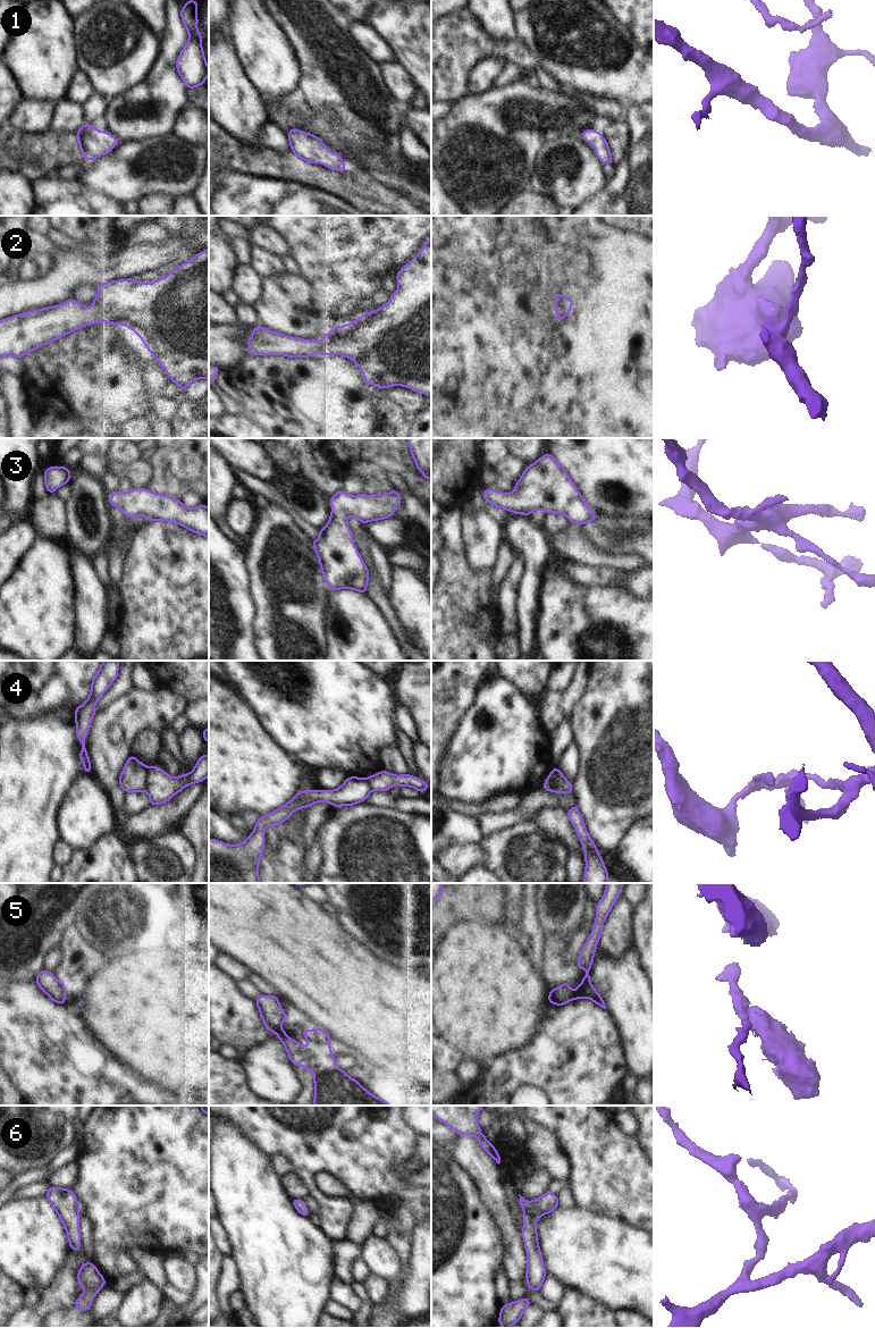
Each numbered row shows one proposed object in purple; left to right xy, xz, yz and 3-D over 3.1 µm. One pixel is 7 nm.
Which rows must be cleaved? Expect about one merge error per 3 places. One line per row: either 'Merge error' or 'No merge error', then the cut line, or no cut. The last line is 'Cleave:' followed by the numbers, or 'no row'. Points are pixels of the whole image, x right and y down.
1: No merge error. No split
2: No merge error. No split
3: No merge error. No split
4: Merge error. Split along yz (554, 767), (556, 782), (560, 786), (568, 786)
5: Merge error. Split along yz (572, 991), (570, 999)
6: No merge error. No split
Cleave: 4, 5

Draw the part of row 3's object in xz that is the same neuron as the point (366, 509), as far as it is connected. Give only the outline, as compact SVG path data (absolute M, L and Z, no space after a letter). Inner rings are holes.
M340 489L330 497L330 519L319 530L319 538L311 540L329 590L352 589L364 595L367 592L369 569L353 543L347 516L364 524L393 518L397 505L402 505L402 498L395 489L375 496L350 495Z

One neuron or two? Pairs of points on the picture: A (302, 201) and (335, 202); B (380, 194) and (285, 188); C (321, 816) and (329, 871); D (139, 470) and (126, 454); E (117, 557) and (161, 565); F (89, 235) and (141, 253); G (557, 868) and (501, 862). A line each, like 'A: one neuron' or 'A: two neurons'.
A: one neuron
B: two neurons
C: two neurons
D: one neuron
E: two neurons
F: two neurons
G: one neuron

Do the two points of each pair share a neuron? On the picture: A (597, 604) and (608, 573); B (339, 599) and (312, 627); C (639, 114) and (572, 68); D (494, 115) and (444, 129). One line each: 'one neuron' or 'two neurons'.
A: two neurons
B: two neurons
C: two neurons
D: one neuron

